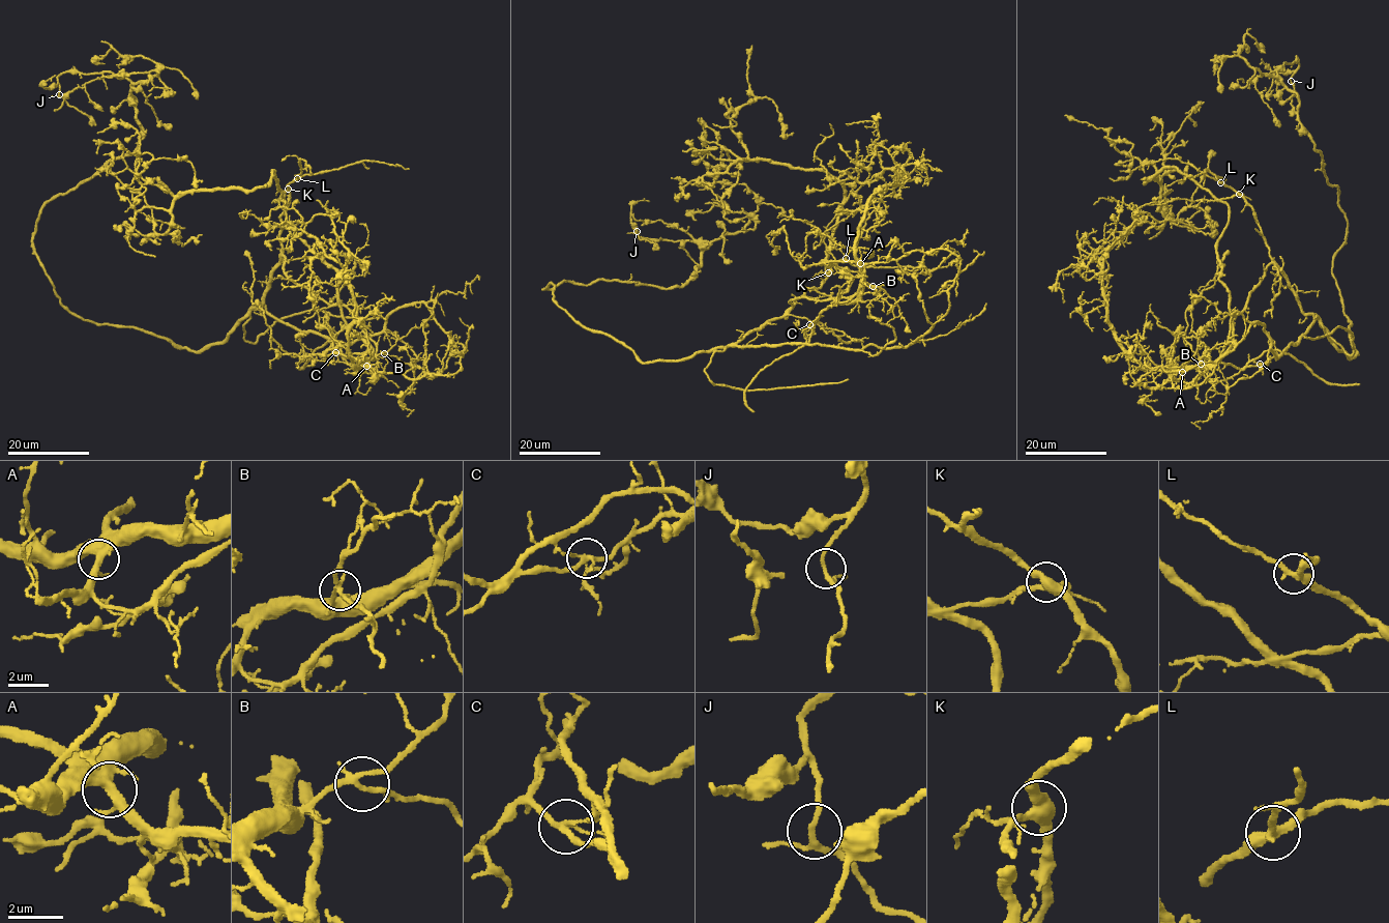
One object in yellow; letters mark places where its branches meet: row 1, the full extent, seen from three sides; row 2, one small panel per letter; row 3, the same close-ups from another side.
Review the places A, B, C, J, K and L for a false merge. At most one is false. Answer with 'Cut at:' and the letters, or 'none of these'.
Cut at: C

